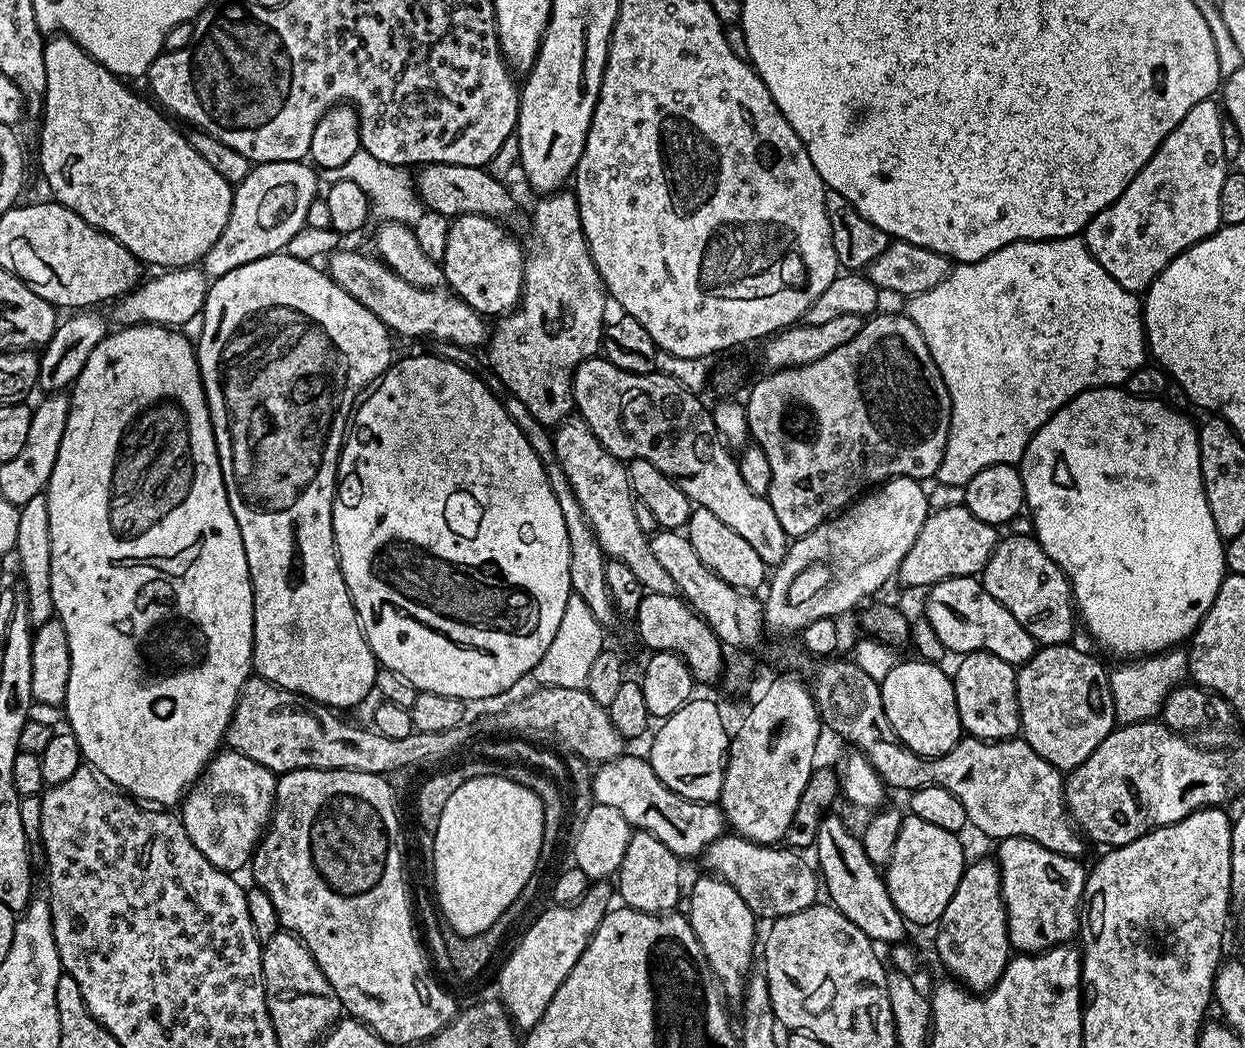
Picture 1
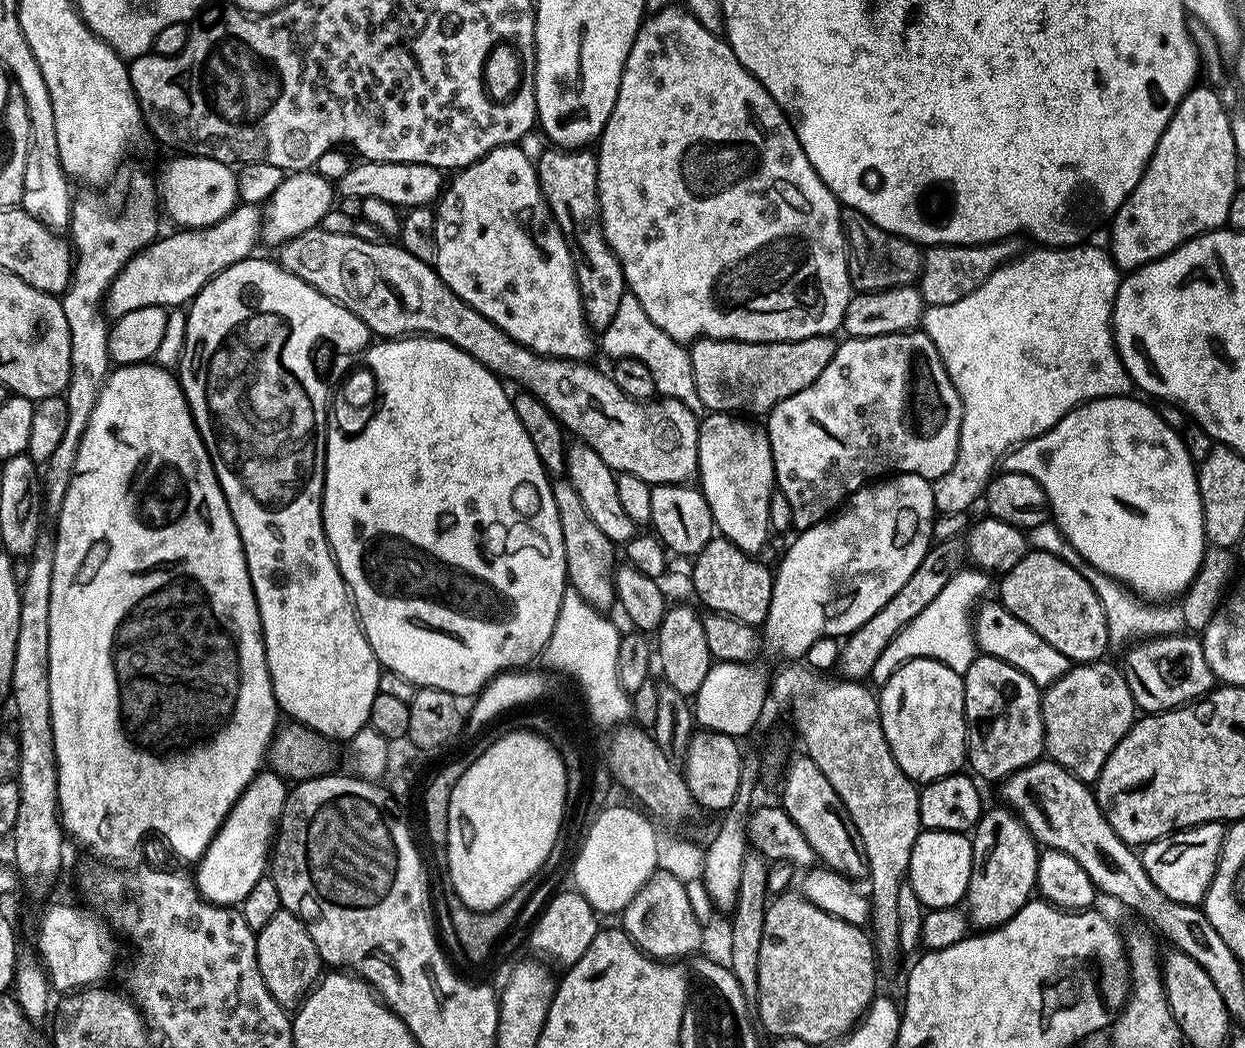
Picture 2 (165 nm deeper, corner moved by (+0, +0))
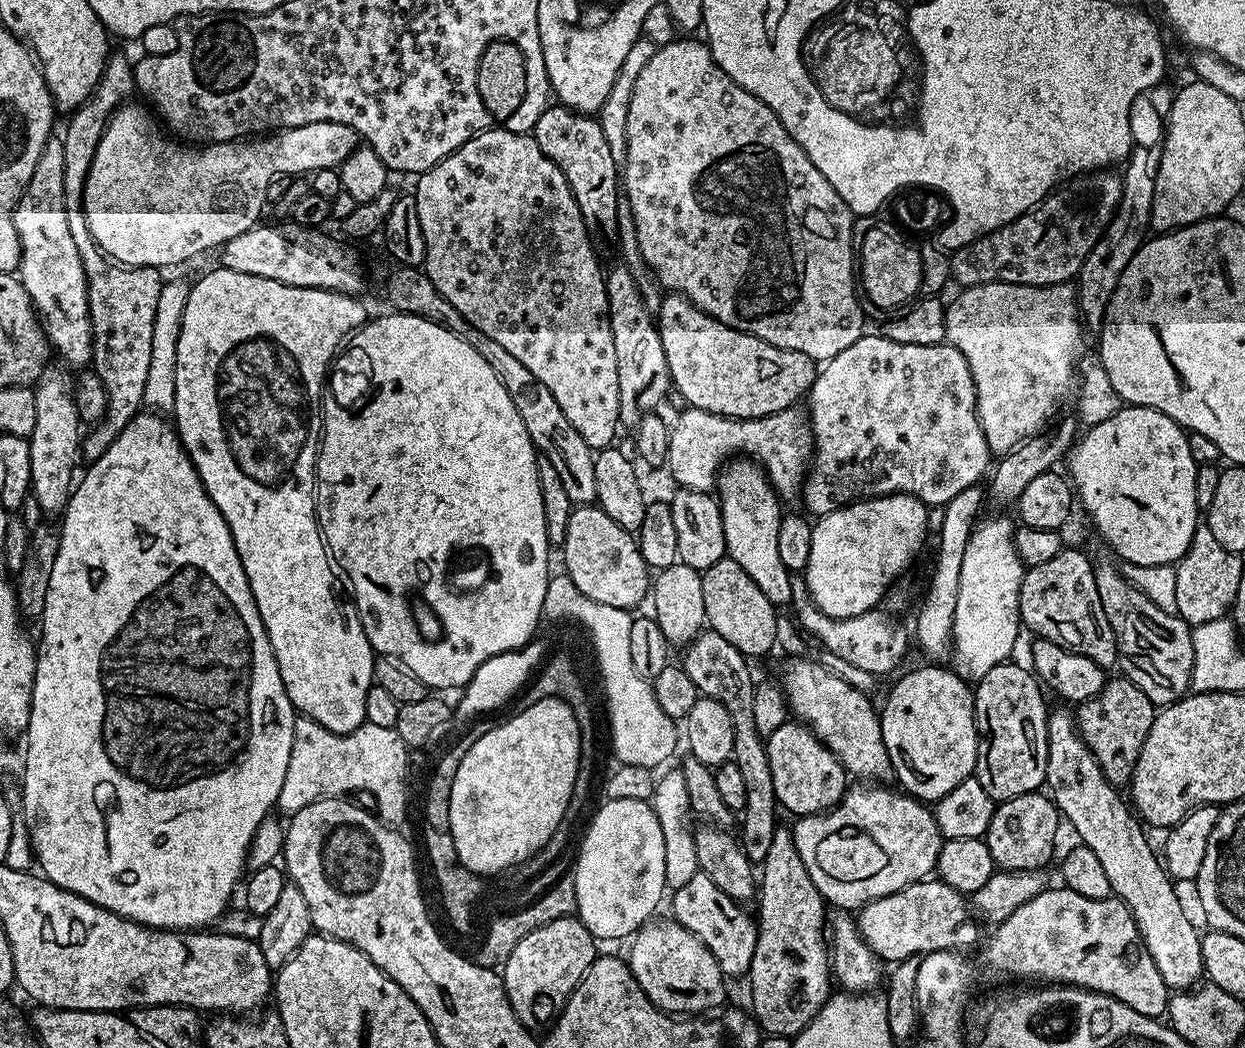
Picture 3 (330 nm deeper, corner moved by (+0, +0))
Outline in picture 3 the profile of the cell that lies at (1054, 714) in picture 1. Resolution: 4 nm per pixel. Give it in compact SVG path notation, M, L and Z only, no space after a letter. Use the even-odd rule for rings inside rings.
M1127 678L1109 679L1094 698L1085 700L1075 709L1074 719L1080 737L1092 751L1092 756L1104 772L1104 777L1112 787L1120 790L1131 785L1134 766L1138 762L1138 754L1142 750L1142 742L1146 742L1146 734L1150 734L1150 726L1154 722L1157 709Z

